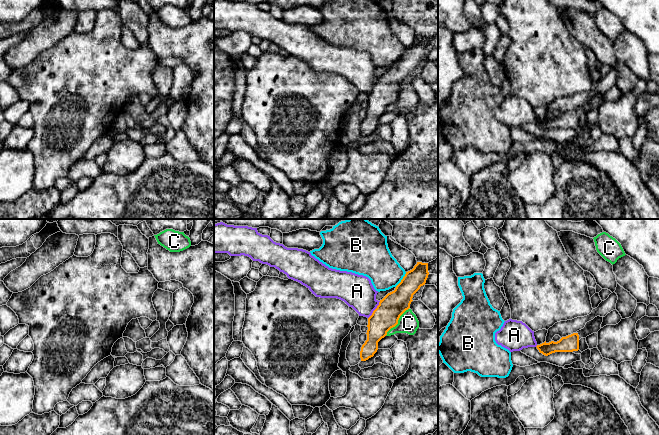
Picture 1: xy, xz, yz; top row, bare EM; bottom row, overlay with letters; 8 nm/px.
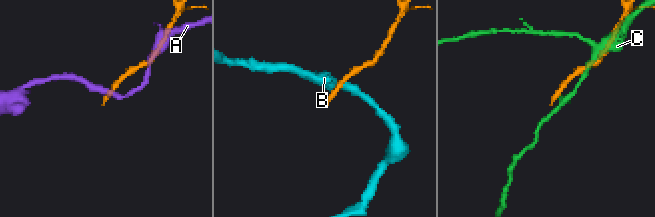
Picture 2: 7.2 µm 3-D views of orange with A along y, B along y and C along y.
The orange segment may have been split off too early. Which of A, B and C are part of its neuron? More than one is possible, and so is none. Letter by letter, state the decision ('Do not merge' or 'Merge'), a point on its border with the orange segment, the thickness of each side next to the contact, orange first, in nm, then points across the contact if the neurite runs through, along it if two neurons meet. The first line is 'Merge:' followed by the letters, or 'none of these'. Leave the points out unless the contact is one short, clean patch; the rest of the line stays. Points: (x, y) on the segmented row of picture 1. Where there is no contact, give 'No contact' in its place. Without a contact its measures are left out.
Merge: none of these
A: Do not merge. Touches orange at xz (374, 310). Thickness 200 nm (orange) against 260 nm. Boundary: xz (380, 301), (368, 318)
B: Do not merge. Touches orange at xz (402, 279). Thickness 200 nm (orange) against 280 nm. Boundary: xz (406, 272), (395, 286)
C: Do not merge. Touches orange at xz (397, 322). Thickness 200 nm (orange) against 160 nm. Boundary: xz (408, 308), (385, 335)

